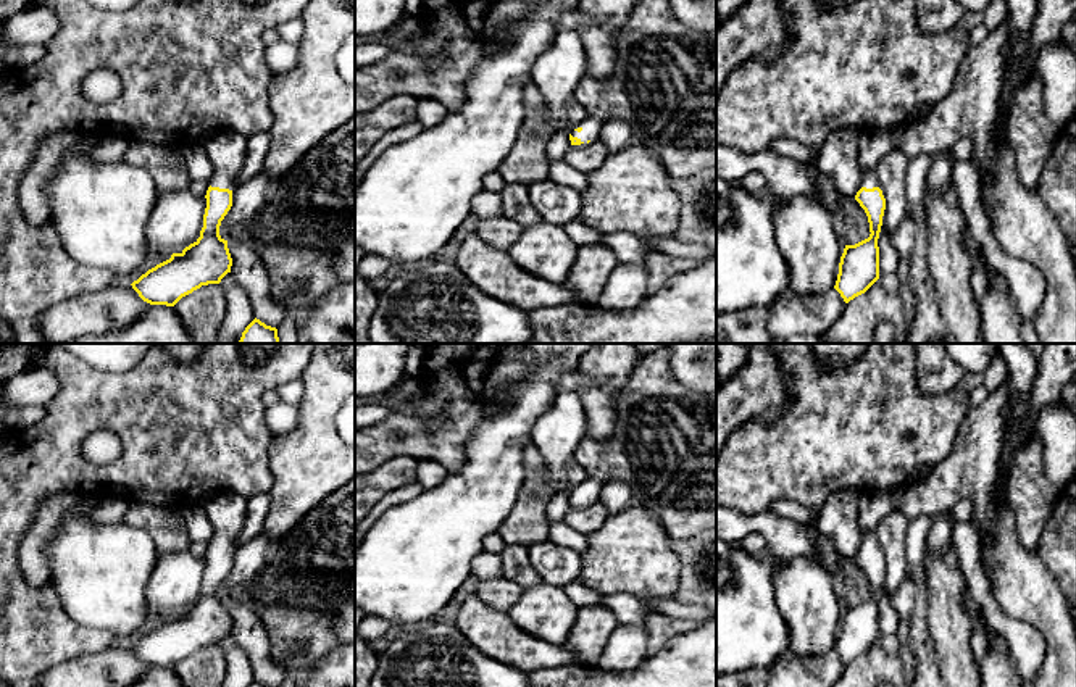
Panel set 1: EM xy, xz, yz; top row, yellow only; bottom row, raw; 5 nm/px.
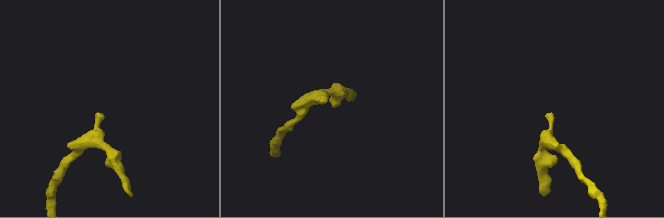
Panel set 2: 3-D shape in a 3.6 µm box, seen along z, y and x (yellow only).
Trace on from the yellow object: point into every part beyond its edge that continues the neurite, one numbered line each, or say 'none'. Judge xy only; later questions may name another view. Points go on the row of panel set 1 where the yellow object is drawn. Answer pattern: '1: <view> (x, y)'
1: xy (226, 150)

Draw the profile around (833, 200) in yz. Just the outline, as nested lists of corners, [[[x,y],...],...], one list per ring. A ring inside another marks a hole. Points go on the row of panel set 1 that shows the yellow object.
[[[816,161],[805,163],[810,173],[815,176],[820,194],[823,197],[823,205],[828,211],[836,218],[837,224],[840,226],[840,213],[845,198],[839,194],[831,177],[820,173]]]

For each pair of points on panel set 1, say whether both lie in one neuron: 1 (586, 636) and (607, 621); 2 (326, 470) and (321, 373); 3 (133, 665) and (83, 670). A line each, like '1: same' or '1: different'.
1: same
2: same
3: same

